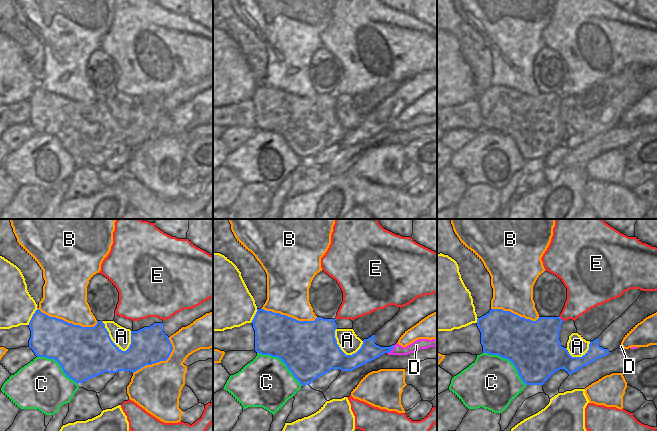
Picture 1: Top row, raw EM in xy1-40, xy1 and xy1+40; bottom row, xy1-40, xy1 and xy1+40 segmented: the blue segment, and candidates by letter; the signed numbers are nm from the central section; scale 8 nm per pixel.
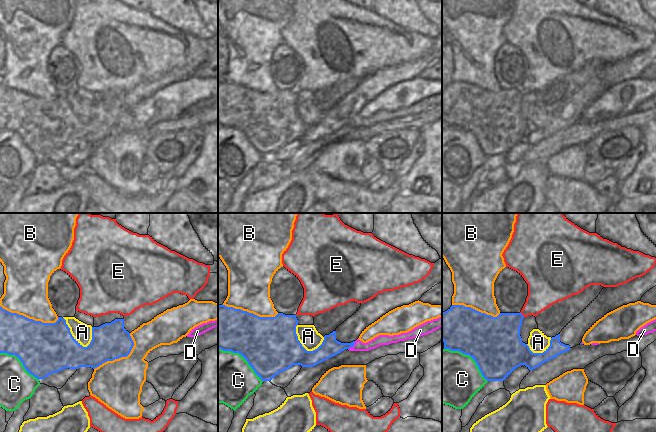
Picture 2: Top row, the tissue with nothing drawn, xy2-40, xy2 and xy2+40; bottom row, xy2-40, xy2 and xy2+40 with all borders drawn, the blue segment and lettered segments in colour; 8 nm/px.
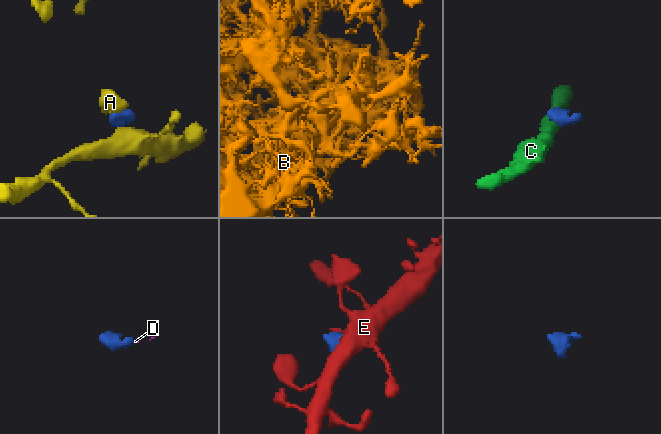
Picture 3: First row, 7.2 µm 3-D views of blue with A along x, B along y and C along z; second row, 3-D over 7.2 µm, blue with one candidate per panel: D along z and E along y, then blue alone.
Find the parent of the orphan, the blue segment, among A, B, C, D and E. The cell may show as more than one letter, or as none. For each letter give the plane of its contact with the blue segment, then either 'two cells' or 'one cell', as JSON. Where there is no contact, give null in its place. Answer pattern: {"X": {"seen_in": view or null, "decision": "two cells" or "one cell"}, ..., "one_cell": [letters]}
{"A": {"seen_in": "xy1-40", "decision": "two cells"}, "B": {"seen_in": "xy1-40", "decision": "two cells"}, "C": {"seen_in": "xy1", "decision": "two cells"}, "D": {"seen_in": "xy1", "decision": "two cells"}, "E": {"seen_in": "xy1+40", "decision": "two cells"}, "one_cell": []}

